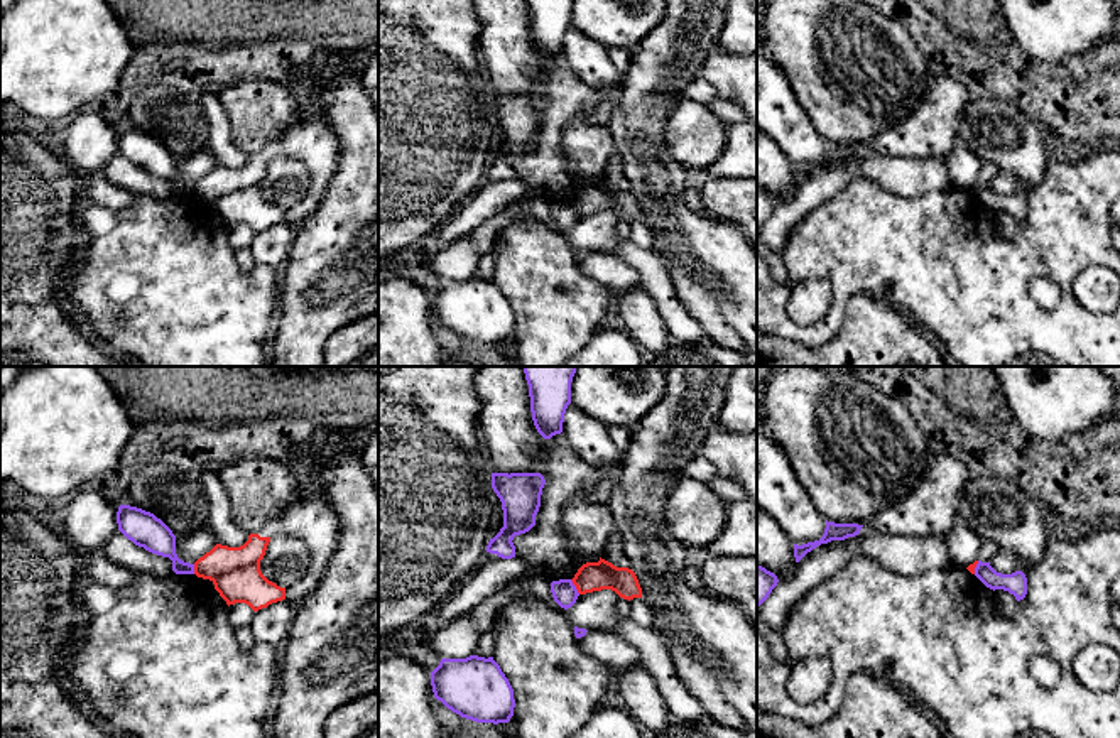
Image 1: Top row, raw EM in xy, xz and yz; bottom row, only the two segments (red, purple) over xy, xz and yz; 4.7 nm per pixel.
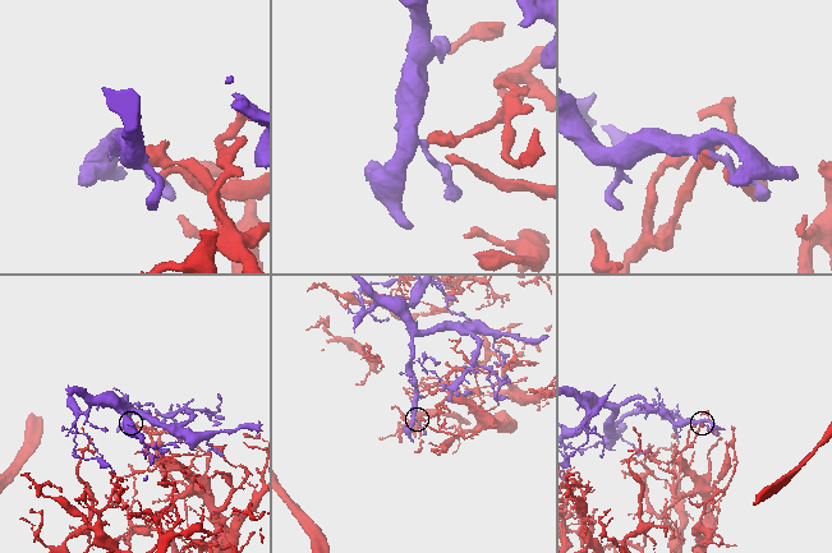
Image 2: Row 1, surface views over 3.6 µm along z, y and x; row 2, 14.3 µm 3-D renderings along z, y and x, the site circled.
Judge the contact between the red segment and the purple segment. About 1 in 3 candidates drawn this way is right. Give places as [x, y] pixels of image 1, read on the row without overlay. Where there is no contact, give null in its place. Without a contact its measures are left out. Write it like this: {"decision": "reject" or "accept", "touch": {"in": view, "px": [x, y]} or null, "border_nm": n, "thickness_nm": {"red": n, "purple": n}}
{"decision": "reject", "touch": {"in": "xz", "px": [575, 206]}, "border_nm": 90, "thickness_nm": {"red": 140, "purple": 120}}

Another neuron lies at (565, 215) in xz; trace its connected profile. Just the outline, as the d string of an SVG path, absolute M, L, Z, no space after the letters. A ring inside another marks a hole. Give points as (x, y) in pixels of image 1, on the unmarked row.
M571 201L552 203L551 214L554 223L564 231L571 230L579 218Z

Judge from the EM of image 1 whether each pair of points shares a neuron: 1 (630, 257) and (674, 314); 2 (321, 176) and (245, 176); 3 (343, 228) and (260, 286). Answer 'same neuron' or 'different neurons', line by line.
1: same neuron
2: same neuron
3: different neurons

